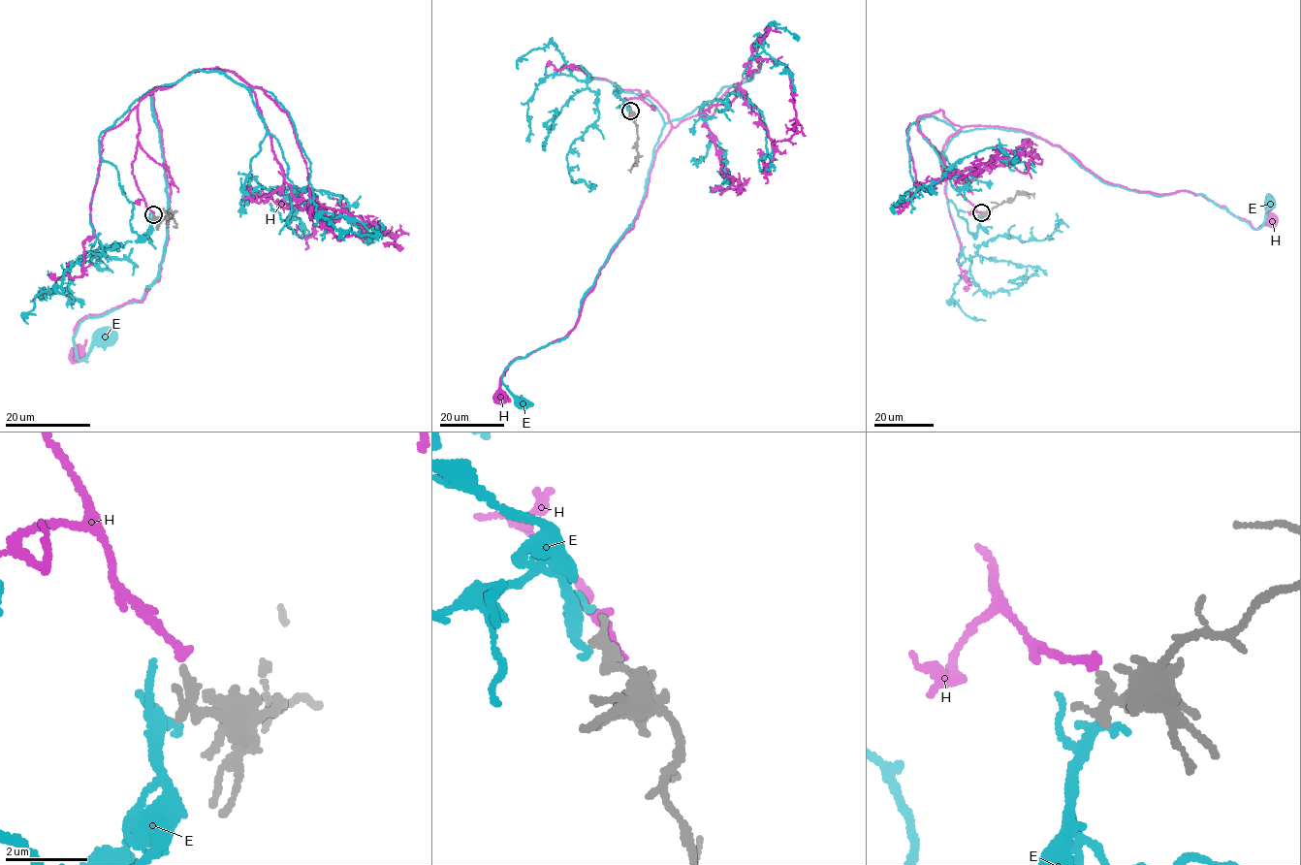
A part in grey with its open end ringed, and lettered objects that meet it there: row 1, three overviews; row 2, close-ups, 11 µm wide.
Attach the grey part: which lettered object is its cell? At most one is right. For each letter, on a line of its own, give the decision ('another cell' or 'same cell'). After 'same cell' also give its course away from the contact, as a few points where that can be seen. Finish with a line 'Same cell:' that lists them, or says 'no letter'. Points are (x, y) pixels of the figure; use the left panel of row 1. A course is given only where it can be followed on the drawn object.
E: another cell
H: same cell; it runs (152, 213), (132, 170), (139, 100), (164, 85), (160, 278), (84, 315), (78, 351)
Same cell: H

